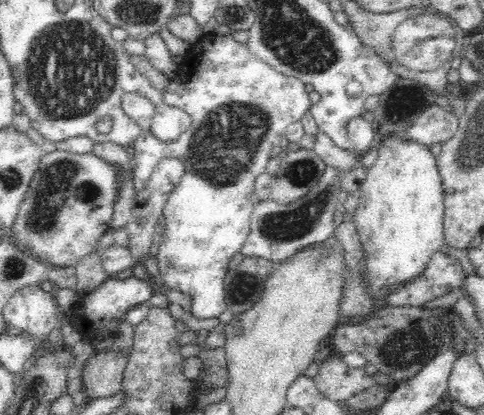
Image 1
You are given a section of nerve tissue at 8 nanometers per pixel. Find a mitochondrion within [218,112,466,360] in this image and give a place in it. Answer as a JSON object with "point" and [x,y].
{"point":[291,225]}

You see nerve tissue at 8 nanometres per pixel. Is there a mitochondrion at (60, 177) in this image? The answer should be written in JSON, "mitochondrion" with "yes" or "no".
{"mitochondrion":"yes"}

